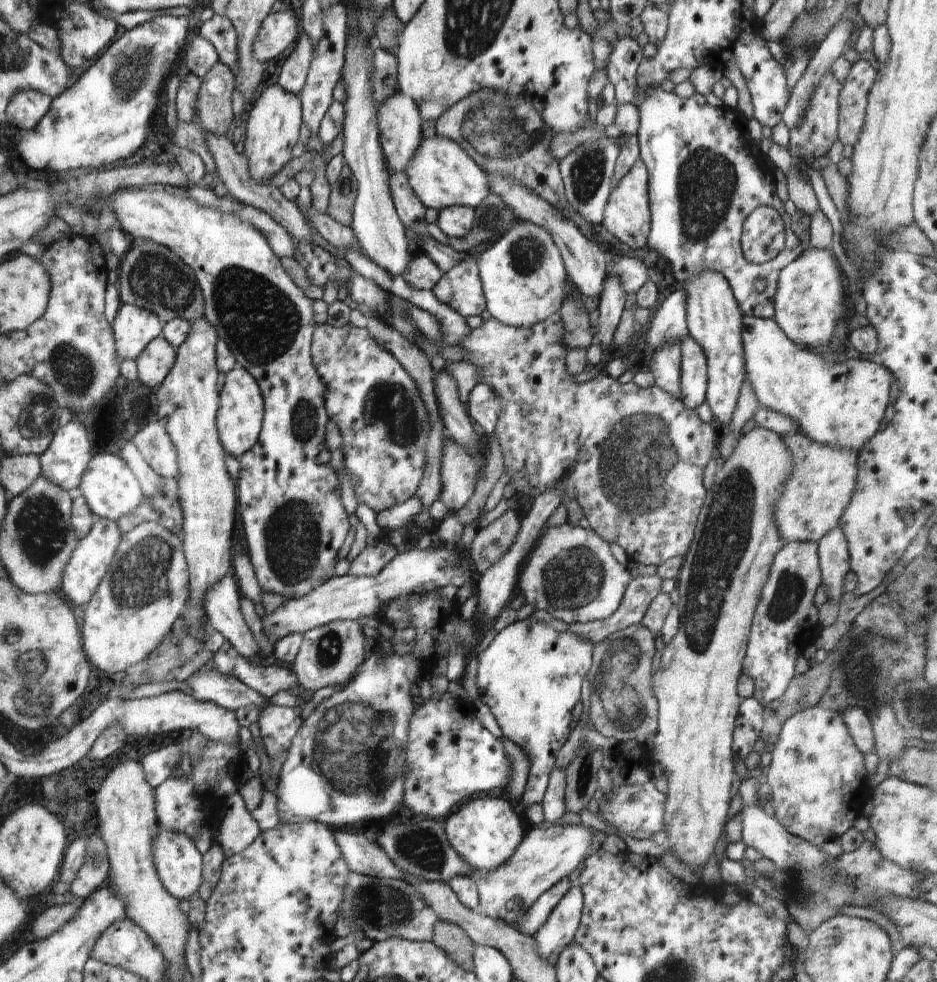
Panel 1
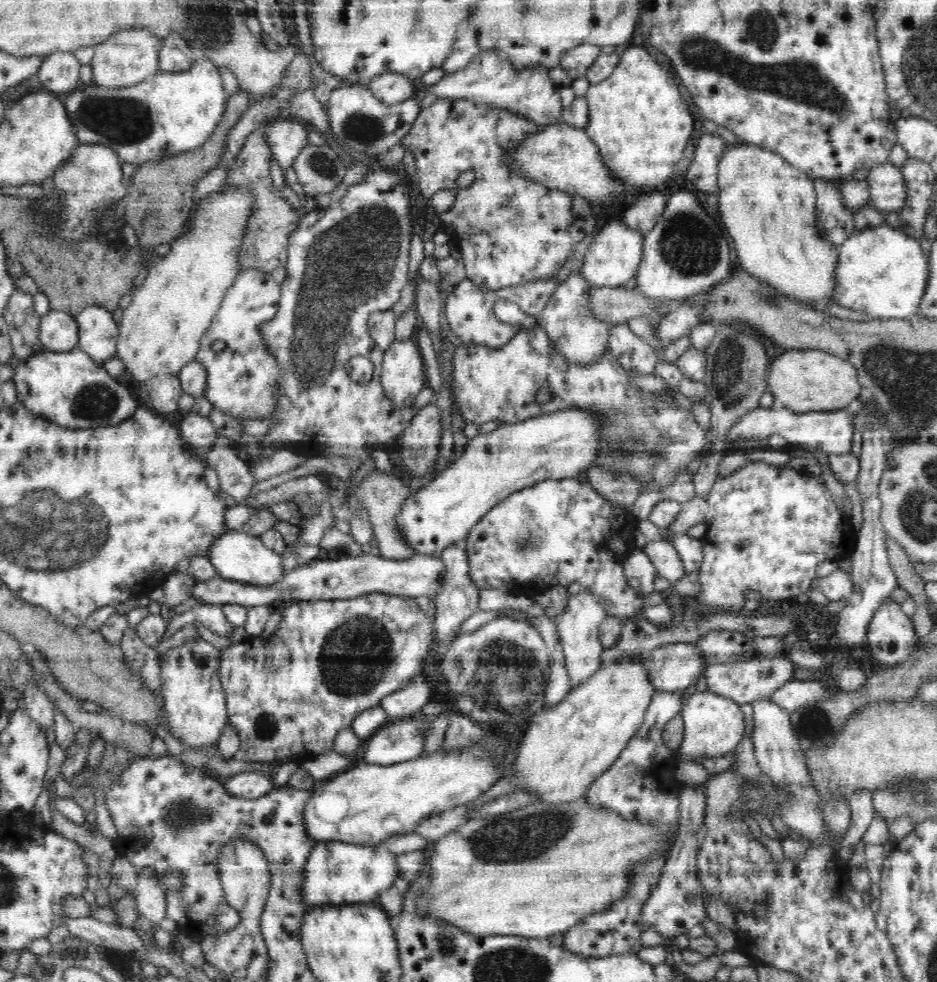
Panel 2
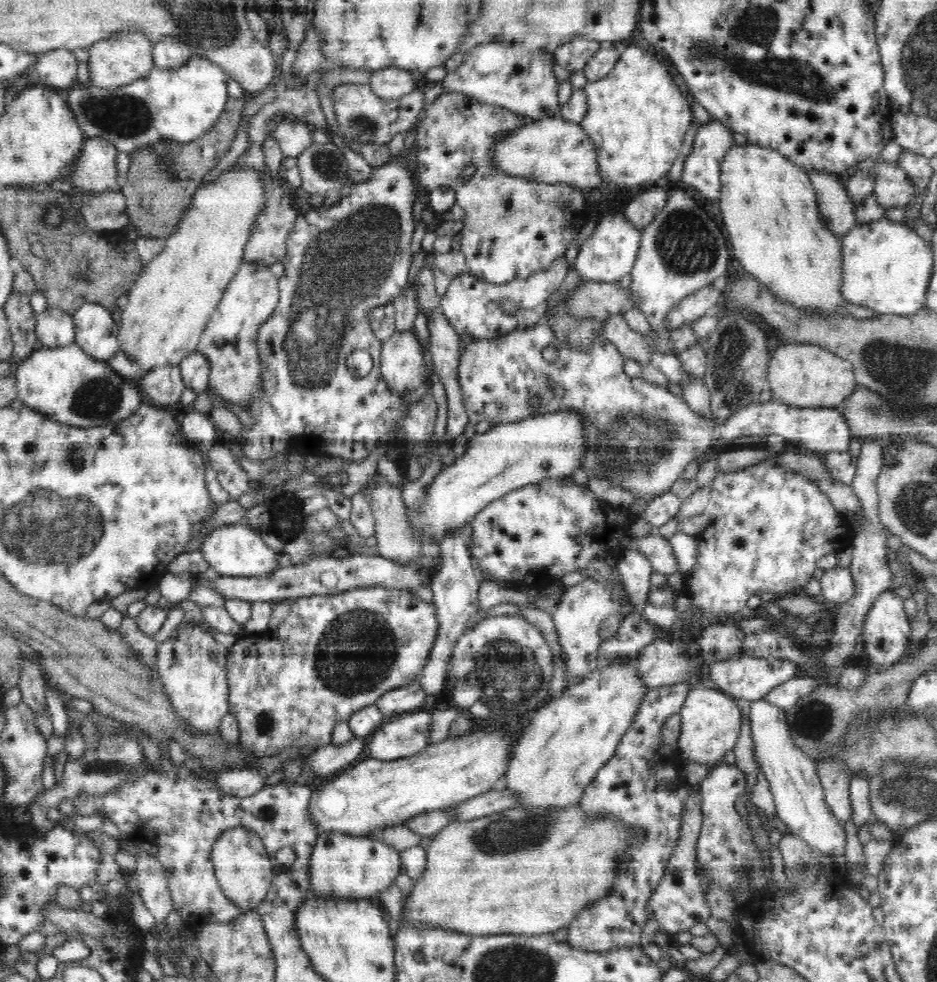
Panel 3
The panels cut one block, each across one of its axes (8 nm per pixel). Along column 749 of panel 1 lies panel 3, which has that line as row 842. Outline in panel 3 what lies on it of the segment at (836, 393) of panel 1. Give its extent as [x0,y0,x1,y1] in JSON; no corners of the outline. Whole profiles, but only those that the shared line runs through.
[310,832,402,899]

